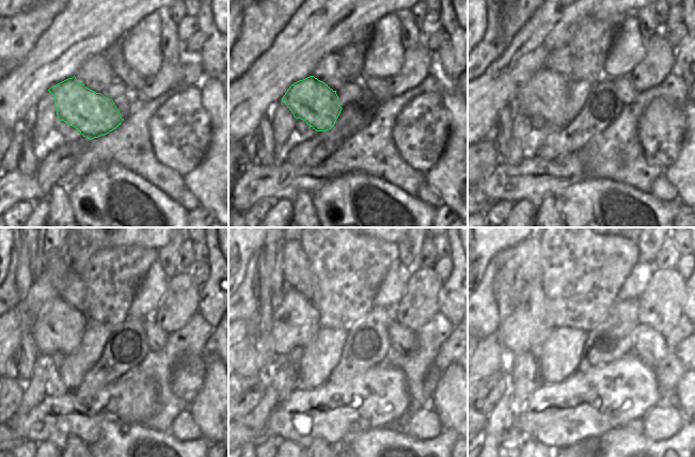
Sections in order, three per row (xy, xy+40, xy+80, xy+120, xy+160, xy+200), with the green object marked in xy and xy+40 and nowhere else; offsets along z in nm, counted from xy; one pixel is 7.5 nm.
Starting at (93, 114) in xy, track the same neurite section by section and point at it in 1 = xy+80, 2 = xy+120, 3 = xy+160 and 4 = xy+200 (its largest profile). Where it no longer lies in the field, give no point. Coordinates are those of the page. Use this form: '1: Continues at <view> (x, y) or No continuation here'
1: Continues at xy+80 (545, 94)
2: Continues at xy+120 (65, 326)
3: Continues at xy+160 (302, 325)
4: Continues at xy+200 (537, 328).

